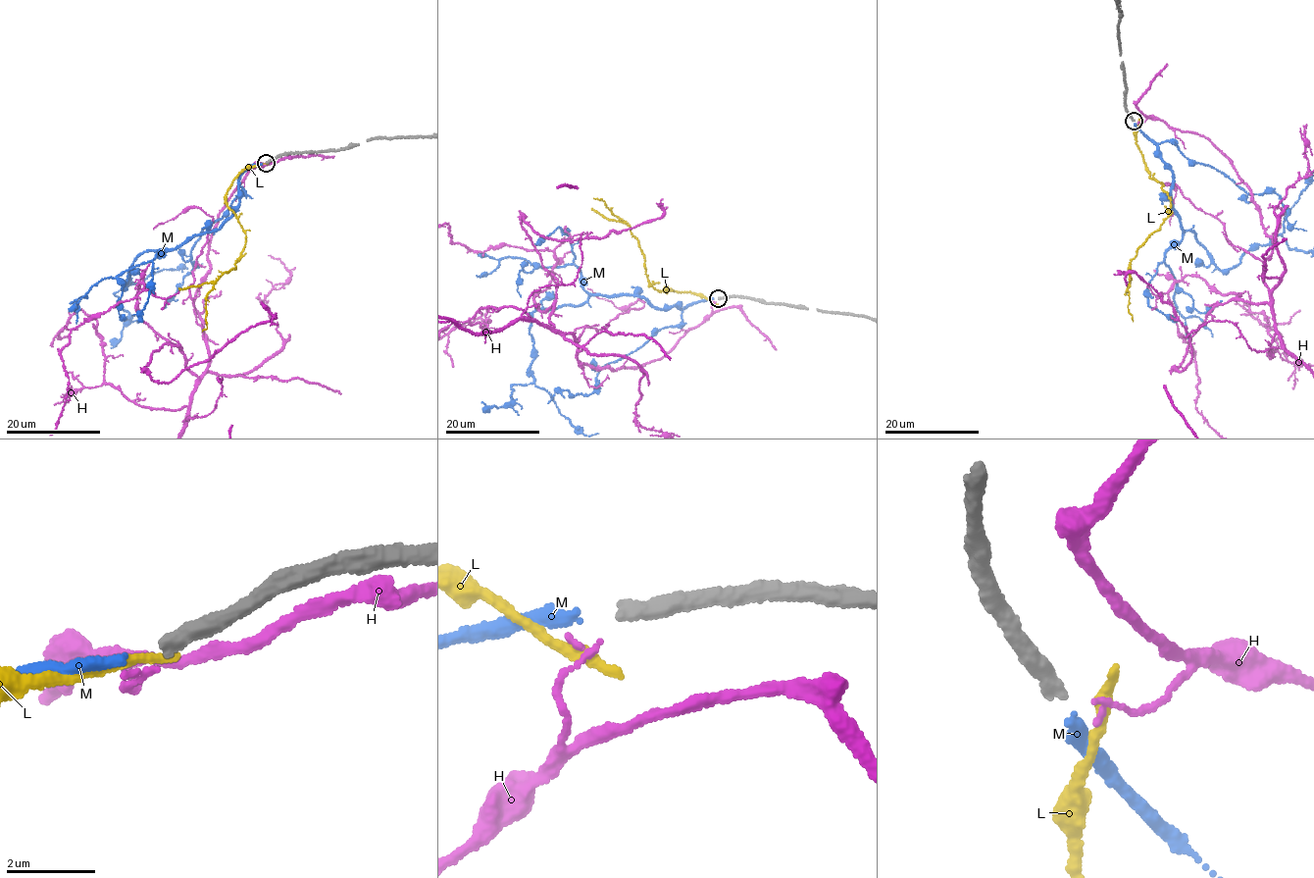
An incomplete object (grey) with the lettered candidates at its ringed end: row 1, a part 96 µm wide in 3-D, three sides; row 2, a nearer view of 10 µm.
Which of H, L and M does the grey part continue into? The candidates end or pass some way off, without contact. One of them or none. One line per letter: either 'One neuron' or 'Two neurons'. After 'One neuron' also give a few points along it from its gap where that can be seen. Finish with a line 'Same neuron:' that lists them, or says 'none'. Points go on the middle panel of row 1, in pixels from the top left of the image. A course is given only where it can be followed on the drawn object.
H: Two neurons
L: Two neurons
M: One neuron. Its course: (714, 299), (543, 308), (532, 383), (498, 408), (481, 401)
Same neuron: M

